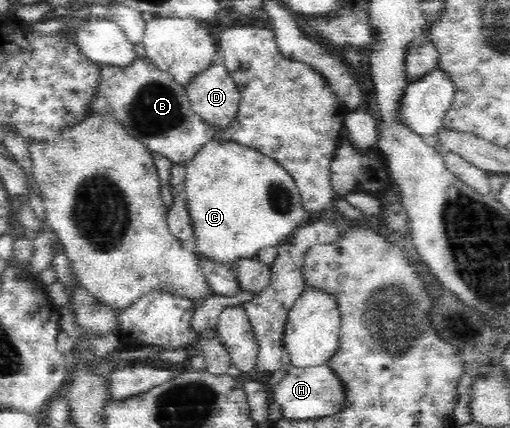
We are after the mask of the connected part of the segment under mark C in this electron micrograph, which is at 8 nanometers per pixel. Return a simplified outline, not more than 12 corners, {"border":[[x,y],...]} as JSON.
{"border":[[209,141],[180,189],[198,259],[235,266],[308,218],[294,180]]}

